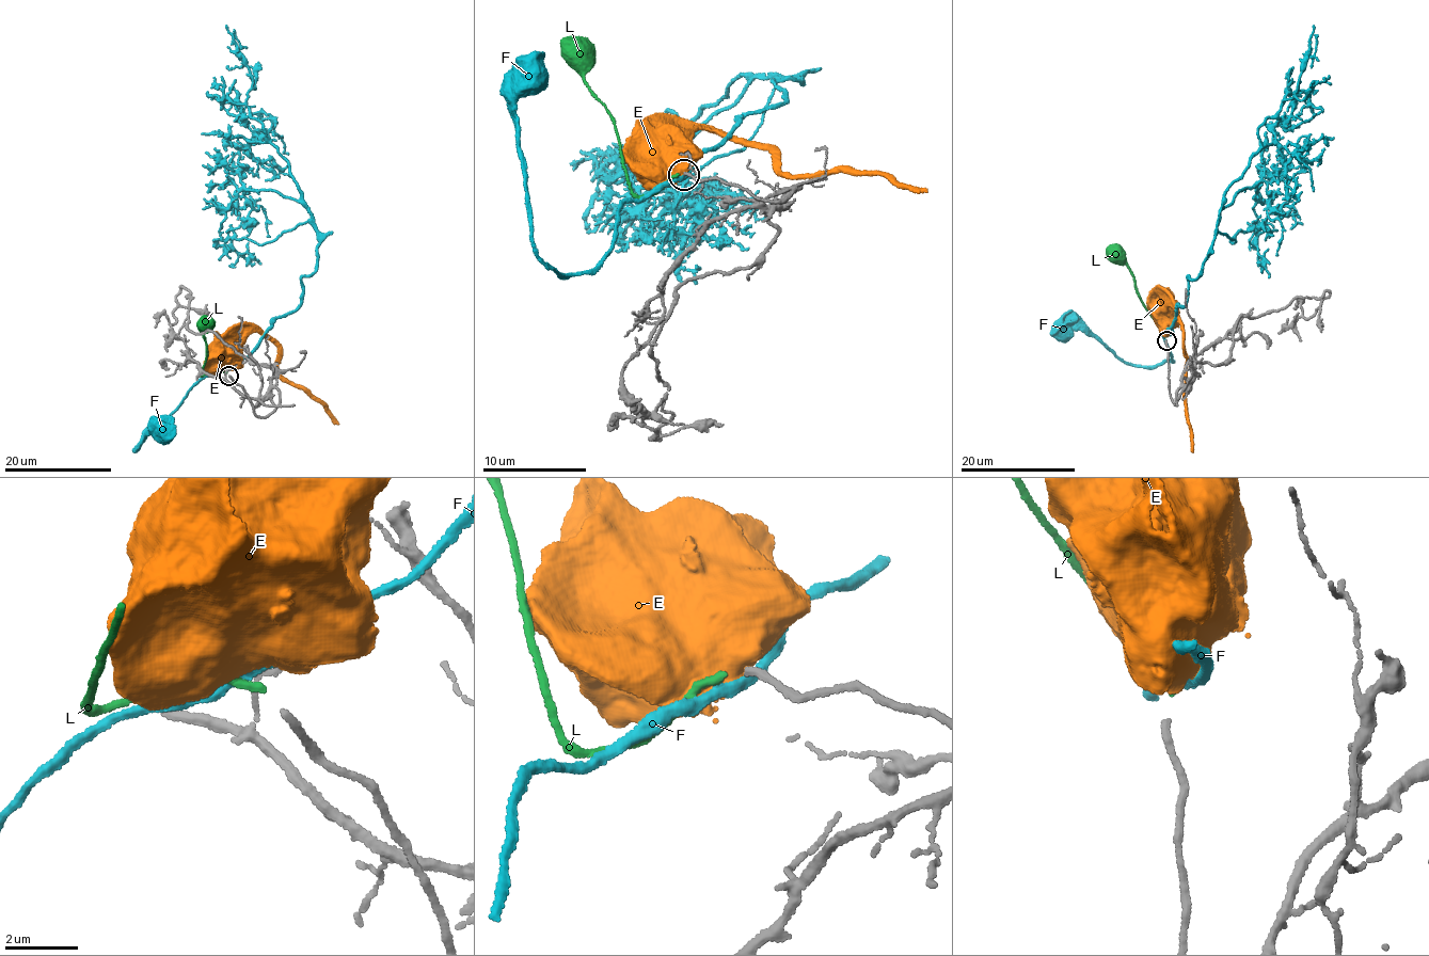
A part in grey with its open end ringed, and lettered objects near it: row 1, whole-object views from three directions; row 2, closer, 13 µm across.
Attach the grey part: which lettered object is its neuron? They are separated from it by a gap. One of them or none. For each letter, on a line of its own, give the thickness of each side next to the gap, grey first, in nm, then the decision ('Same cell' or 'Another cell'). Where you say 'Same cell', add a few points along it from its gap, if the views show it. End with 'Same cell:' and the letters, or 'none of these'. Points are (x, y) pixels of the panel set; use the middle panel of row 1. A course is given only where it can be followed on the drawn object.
E: Thickness 200 nm (grey) against 750 nm. Another cell
F: Thickness 200 nm (grey) against 280 nm. Another cell
L: Thickness 200 nm (grey) against 200 nm. Same cell. Its course: (680, 174), (662, 185), (657, 191), (638, 195), (630, 187), (613, 122), (585, 83), (577, 65), (576, 41)
Same cell: L

